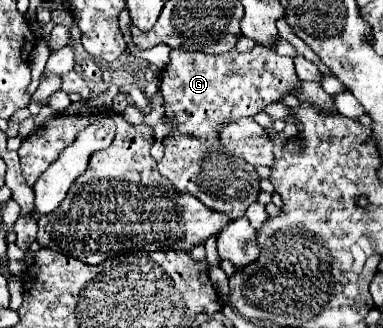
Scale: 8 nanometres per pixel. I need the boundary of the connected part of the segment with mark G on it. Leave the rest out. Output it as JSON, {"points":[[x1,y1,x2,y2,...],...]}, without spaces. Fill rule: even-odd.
{"points":[[260,44,246,54,232,50,228,54,214,56,173,49,170,62,160,70,158,90,164,98,164,116,170,118,174,126,164,138,164,156,158,160,158,172,180,192,196,196,208,208,232,218,242,218,260,194,256,168,246,160,226,160,228,154,212,152,222,152,222,126,236,122,242,116,252,118,268,104,280,102,284,96,300,90,294,60]]}

